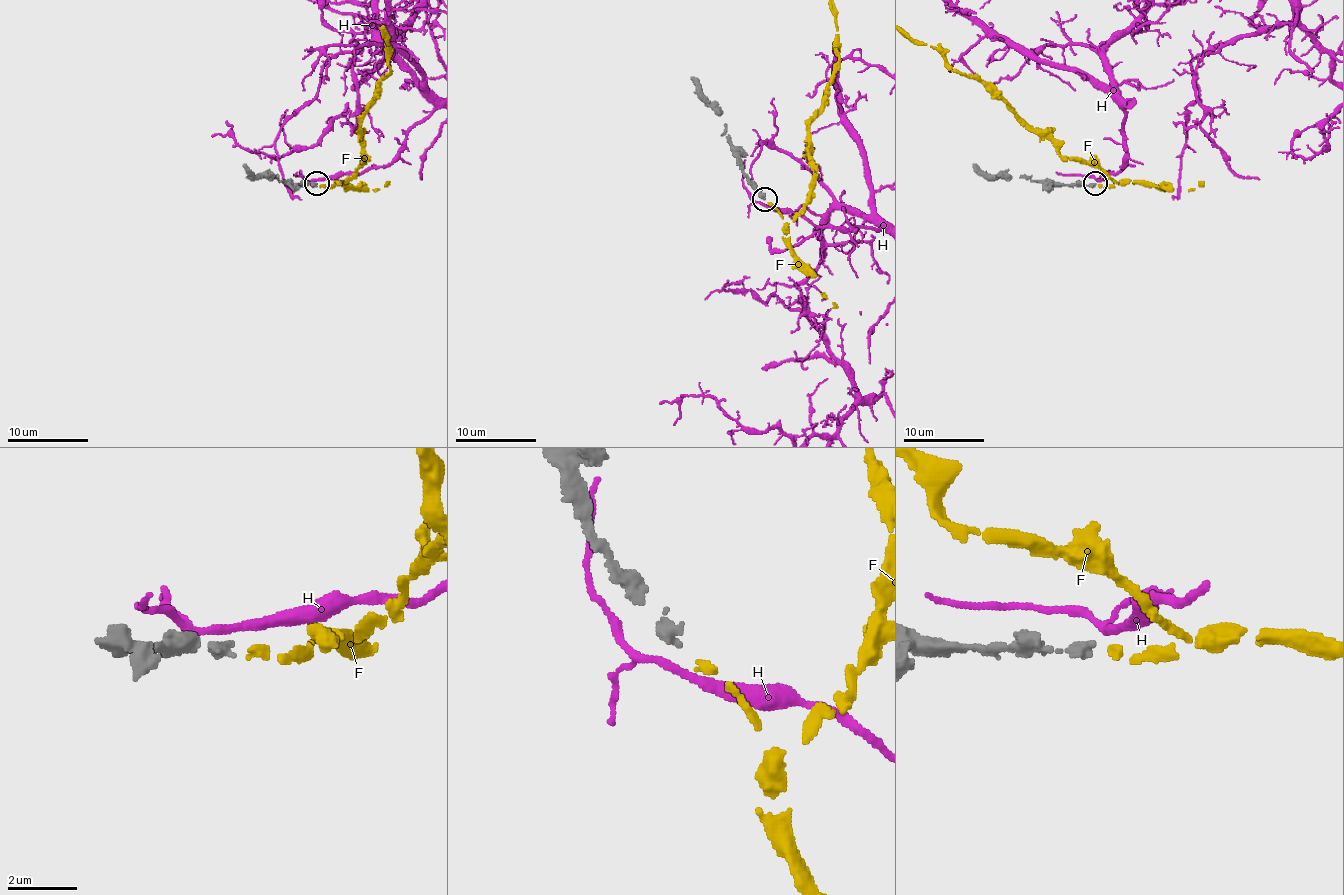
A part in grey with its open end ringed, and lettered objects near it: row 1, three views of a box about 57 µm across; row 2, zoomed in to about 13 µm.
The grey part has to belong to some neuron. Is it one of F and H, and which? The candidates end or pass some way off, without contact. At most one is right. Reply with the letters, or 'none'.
F

